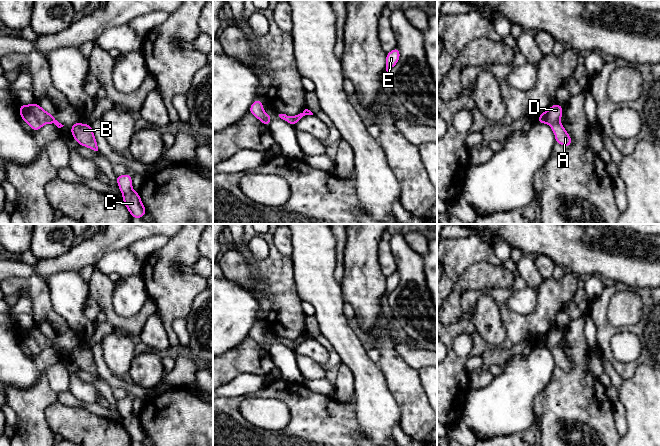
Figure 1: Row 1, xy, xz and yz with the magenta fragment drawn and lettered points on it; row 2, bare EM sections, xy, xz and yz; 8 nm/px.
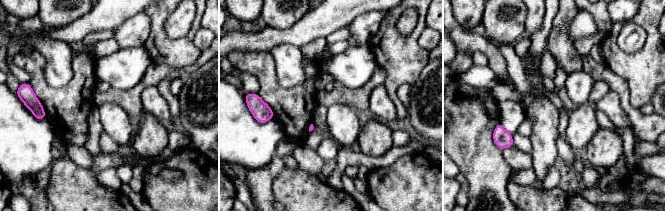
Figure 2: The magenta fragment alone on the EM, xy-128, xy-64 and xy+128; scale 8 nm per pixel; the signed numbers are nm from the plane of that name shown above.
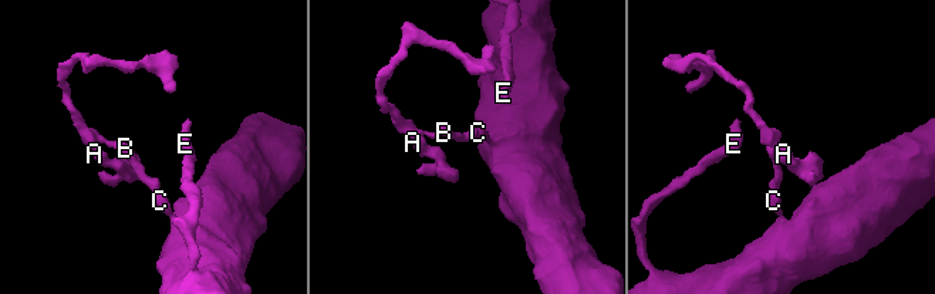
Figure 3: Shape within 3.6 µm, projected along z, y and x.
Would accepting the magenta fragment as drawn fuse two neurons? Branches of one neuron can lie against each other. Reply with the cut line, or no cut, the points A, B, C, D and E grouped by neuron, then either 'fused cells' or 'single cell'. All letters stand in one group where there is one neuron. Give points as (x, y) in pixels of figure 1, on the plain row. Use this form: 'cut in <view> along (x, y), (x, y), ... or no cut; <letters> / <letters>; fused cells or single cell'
cut in yz along (546, 335), (546, 344), (549, 347), (559, 346); A / B C D E; fused cells

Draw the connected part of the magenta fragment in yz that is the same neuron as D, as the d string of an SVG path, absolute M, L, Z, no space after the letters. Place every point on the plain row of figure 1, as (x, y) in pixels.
M556 327L554 329L552 329L547 334L547 346L548 346L548 348L560 346L562 338L563 338L563 330L556 328Z

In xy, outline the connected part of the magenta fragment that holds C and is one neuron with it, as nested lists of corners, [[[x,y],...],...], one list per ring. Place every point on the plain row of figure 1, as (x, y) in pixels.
[[[129,397],[125,399],[117,399],[116,405],[120,415],[123,418],[122,424],[131,438],[132,442],[142,443],[147,436],[143,430],[141,421],[138,416],[132,413],[132,401]]]

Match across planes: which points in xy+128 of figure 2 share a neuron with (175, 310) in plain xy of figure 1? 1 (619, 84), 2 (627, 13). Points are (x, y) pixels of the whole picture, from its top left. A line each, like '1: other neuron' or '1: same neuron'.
1: other neuron
2: other neuron

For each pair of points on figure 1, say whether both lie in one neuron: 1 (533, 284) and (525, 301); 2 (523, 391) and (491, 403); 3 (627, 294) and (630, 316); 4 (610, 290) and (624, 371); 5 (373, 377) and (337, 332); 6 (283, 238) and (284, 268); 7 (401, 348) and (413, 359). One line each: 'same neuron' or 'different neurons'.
1: same neuron
2: same neuron
3: same neuron
4: same neuron
5: same neuron
6: different neurons
7: same neuron

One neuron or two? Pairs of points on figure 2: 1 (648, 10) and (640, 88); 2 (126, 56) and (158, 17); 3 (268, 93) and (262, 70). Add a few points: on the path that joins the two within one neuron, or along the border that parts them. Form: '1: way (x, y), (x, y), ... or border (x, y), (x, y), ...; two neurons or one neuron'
1: way (652, 29), (652, 64), (647, 69); one neuron
2: border (143, 46), (152, 61); two neurons
3: way (268, 87), (266, 76); one neuron

